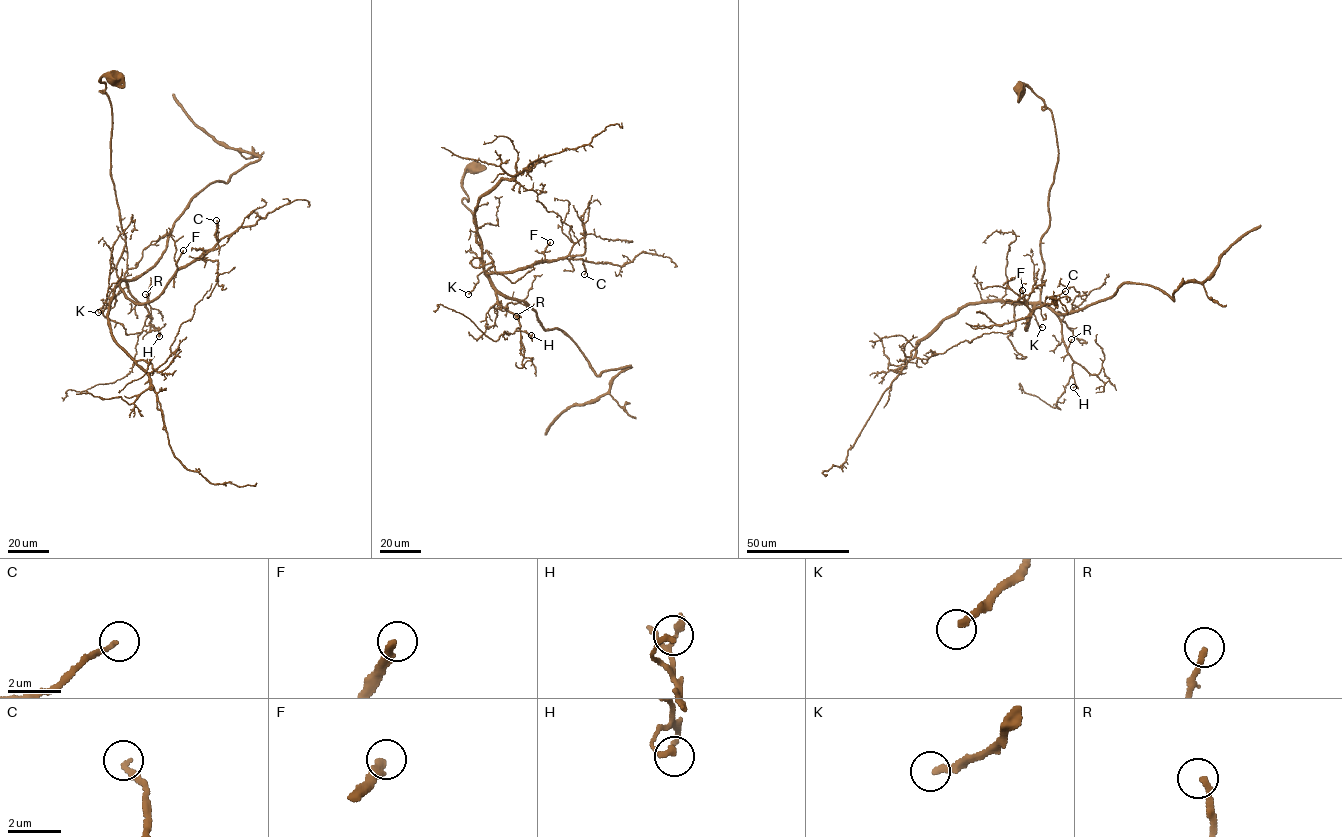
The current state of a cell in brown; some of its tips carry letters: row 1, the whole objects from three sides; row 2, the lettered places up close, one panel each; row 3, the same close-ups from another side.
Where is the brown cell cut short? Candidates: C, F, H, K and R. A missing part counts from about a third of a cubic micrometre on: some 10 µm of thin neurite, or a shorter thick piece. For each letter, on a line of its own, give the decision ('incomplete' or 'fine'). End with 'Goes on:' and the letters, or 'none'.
C: fine
F: incomplete
H: fine
K: incomplete
R: fine
Goes on: F, K

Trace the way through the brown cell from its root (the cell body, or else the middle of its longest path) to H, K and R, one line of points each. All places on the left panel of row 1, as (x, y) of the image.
H: (111, 77), (103, 75), (100, 90), (111, 108), (110, 174), (125, 236), (116, 274), (159, 336)
K: (111, 77), (103, 75), (100, 92), (111, 108), (110, 174), (125, 246), (118, 281), (98, 312)
R: (111, 77), (103, 75), (100, 90), (111, 108), (110, 174), (125, 236), (116, 274), (145, 304), (145, 294)

